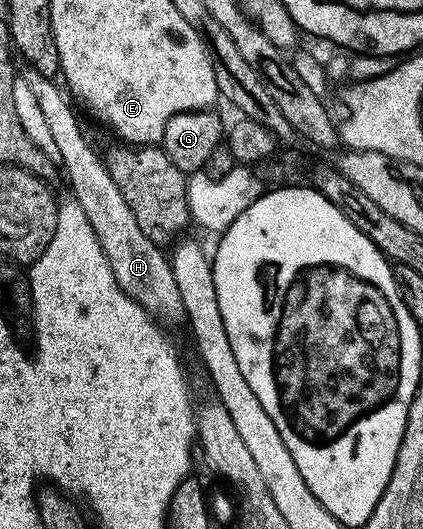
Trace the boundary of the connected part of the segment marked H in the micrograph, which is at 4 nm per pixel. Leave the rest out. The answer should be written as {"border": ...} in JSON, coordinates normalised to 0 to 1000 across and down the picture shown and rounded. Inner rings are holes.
{"border":[[[64,129],[59,136],[57,149],[66,164],[76,164],[76,180],[85,180],[123,265],[132,268],[135,302],[151,335],[165,340],[173,378],[184,380],[199,406],[208,406],[208,422],[217,422],[217,437],[227,437],[227,452],[236,452],[236,467],[265,505],[265,520],[274,520],[274,535],[376,609],[430,607],[435,590],[426,543],[416,543],[402,488],[376,463],[350,452],[350,444],[340,444],[340,437],[331,437],[322,406],[312,406],[293,369],[284,369],[284,353],[274,353],[274,346],[265,346],[265,331],[255,331],[248,302],[213,276],[213,267],[165,200],[168,185],[149,174],[135,151],[95,142],[73,129]]]}

